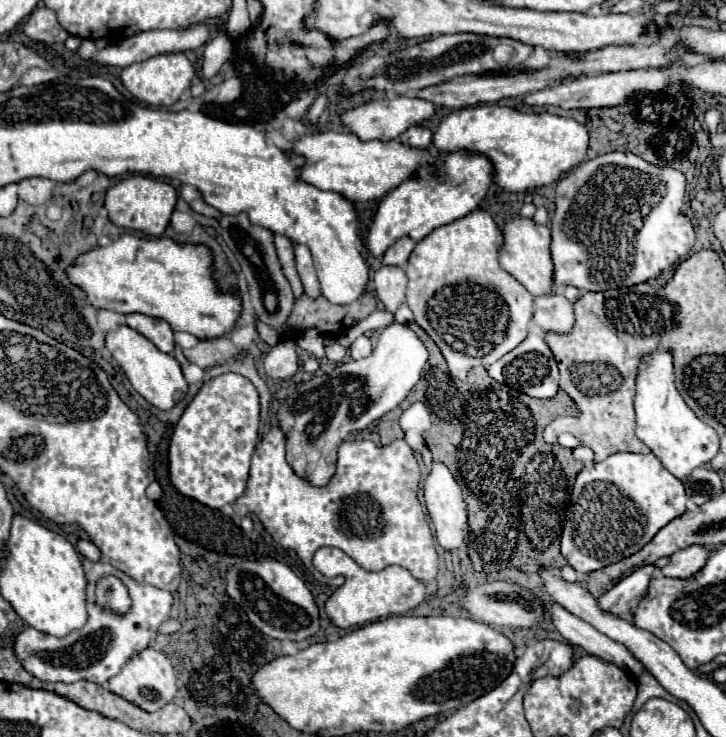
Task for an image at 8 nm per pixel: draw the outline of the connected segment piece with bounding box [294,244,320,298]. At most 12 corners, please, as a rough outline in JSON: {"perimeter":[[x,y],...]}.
{"perimeter":[[294,244],[298,276],[310,298],[320,296],[310,250]]}

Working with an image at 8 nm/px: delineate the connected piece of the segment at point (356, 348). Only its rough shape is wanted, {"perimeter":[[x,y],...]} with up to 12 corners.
{"perimeter":[[366,336],[356,338],[350,346],[354,360],[372,352],[372,342]]}

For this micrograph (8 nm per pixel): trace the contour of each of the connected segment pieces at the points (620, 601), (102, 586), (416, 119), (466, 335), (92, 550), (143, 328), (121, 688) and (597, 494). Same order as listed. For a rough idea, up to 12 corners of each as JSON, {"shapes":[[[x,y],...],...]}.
{"shapes":[[[642,566],[598,598],[616,616],[646,596],[656,566]],[[116,576],[98,580],[96,604],[124,616],[128,588]],[[416,96],[372,100],[342,114],[360,140],[396,140],[436,114]],[[476,210],[404,268],[414,320],[466,380],[528,334],[534,296]],[[78,540],[78,552],[92,562],[100,560],[100,550],[90,540]],[[128,314],[126,324],[158,350],[172,352],[170,324],[144,314]],[[146,648],[108,690],[146,712],[176,694],[164,652]],[[652,452],[578,472],[560,552],[590,574],[686,512]]]}

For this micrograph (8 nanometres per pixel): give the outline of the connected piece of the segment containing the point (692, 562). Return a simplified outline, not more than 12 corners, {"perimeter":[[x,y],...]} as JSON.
{"perimeter":[[688,546],[670,556],[662,568],[668,578],[692,578],[710,552]]}

